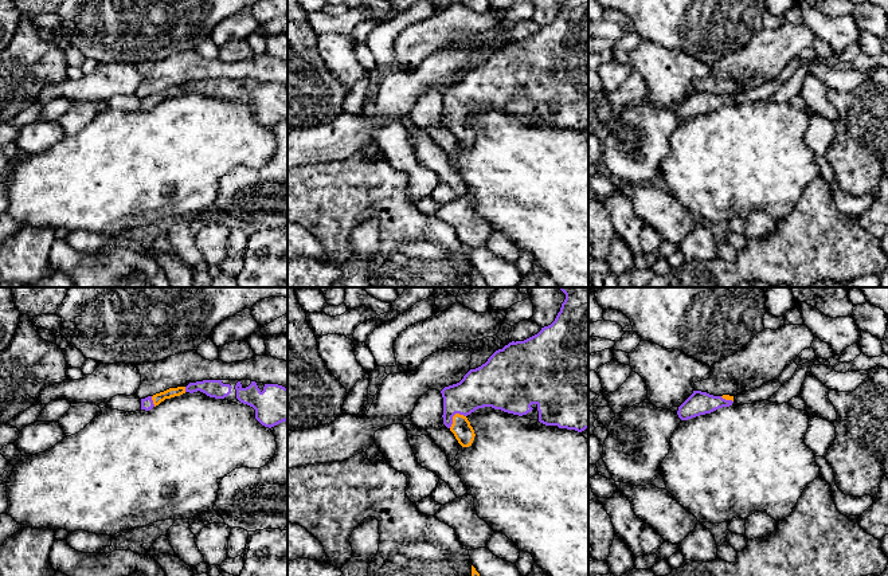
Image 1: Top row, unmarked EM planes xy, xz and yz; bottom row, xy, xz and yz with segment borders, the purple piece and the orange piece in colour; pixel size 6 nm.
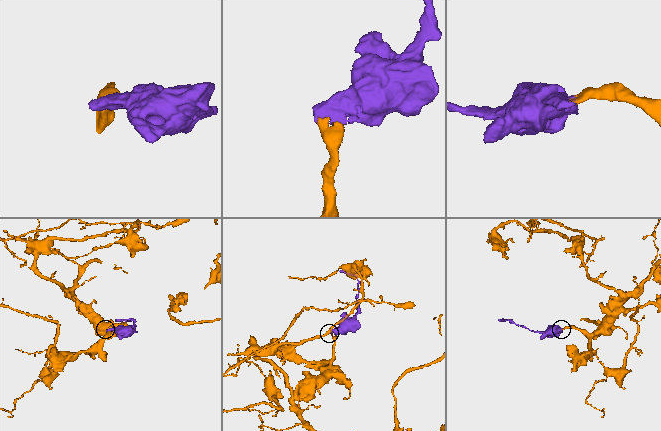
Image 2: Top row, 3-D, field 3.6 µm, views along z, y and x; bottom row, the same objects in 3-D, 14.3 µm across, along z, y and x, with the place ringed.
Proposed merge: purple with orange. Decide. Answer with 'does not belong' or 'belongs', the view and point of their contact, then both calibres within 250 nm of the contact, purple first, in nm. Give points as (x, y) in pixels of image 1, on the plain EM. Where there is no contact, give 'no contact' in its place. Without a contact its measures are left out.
belongs | xz (453, 114) | 240/120 nm

